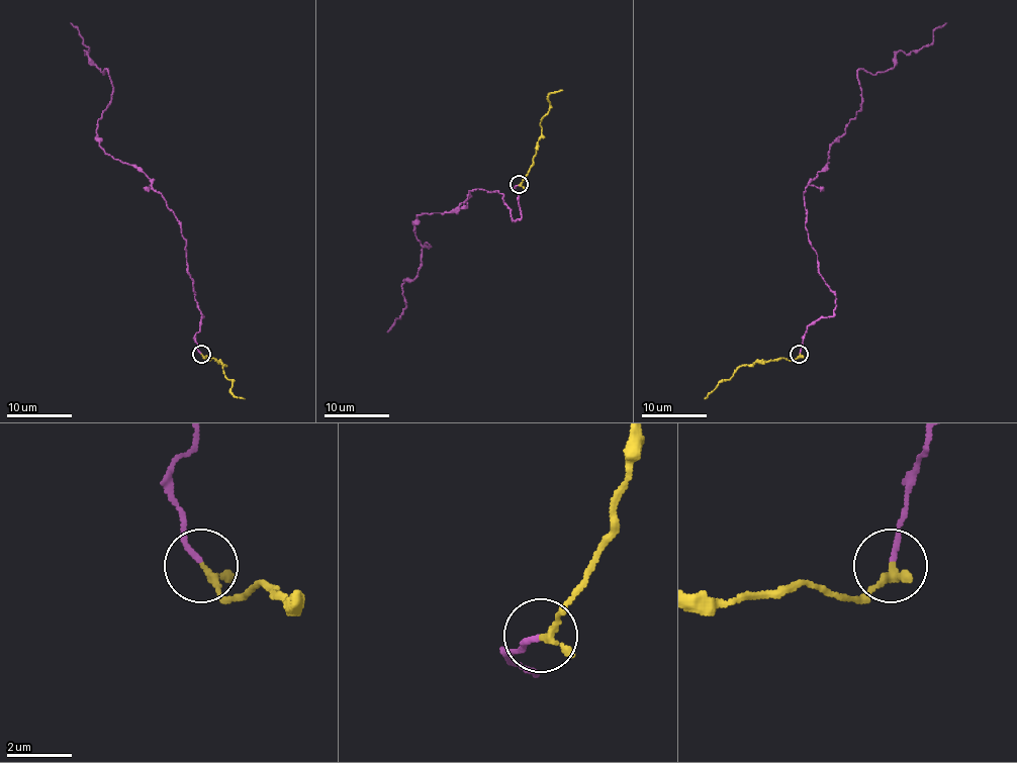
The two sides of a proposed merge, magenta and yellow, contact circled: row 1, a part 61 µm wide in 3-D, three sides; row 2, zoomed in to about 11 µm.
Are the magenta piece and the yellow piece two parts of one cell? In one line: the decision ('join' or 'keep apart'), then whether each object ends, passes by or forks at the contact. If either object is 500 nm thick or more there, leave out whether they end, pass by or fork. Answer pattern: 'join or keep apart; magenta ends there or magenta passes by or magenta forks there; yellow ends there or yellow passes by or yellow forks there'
join; magenta ends there; yellow passes by

